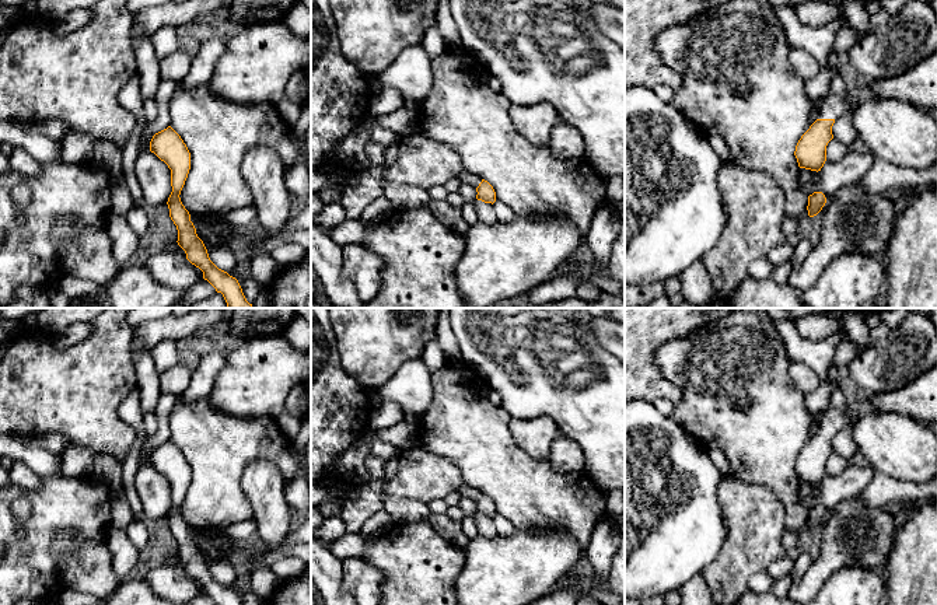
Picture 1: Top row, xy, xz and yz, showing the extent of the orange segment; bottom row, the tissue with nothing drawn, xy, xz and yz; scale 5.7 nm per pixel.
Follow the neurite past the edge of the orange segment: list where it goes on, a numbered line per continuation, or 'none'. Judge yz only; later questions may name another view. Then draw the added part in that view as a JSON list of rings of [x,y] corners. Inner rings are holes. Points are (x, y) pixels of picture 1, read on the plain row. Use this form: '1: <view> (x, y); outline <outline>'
1: yz (832, 420); outline [[[828,406],[818,419],[817,433],[840,433],[846,429],[849,420],[845,413],[833,406]]]

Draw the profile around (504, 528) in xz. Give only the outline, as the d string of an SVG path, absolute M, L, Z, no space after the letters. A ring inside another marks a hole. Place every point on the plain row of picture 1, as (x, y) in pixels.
M499 514L493 517L493 522L496 525L499 536L504 536L504 538L511 536L515 531L515 527L508 520L506 520Z

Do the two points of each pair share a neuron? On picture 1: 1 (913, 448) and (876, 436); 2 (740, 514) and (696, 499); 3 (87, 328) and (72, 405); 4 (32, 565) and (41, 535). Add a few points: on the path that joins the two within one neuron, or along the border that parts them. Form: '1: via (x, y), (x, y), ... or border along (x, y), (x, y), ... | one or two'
1: via (904, 448), (885, 440) | one
2: border along (726, 478), (717, 492), (724, 539) | two
3: border along (97, 325), (72, 346), (58, 349), (52, 343) | two
4: via (34, 558), (39, 542) | one

